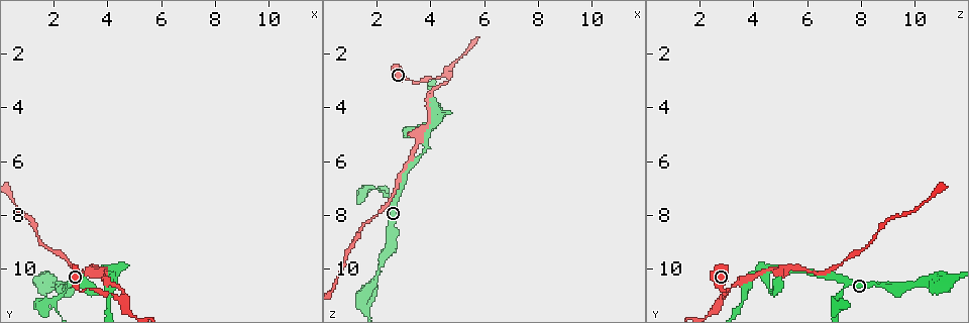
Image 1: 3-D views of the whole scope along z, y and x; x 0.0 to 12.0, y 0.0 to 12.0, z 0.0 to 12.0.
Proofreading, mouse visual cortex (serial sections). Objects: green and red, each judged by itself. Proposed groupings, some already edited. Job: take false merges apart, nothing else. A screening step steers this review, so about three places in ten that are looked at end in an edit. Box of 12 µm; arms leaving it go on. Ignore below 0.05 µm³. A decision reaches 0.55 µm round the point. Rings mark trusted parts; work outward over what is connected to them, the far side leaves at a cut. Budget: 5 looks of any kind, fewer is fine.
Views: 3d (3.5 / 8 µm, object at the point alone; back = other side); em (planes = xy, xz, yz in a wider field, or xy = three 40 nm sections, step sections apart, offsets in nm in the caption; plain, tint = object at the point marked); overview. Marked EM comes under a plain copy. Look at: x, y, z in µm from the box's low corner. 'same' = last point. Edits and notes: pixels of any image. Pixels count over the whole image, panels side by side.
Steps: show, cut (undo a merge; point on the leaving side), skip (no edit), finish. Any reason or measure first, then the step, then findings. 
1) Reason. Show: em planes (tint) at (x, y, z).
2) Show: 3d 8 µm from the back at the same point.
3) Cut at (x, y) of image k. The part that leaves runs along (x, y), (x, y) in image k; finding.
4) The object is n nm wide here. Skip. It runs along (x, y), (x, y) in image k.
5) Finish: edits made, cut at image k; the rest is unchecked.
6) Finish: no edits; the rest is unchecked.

Three arms meet. Show: 3d 8 µm at (4.4, 11.0, 2.9).

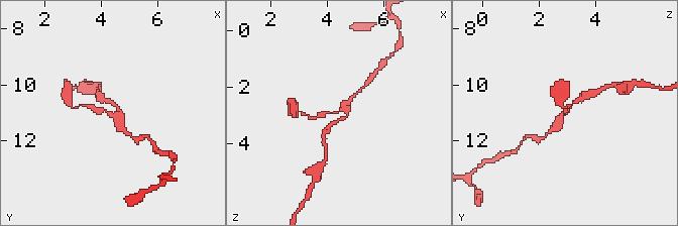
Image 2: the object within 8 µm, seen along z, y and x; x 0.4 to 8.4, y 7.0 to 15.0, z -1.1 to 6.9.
3 arms meet here; the arms are 150, 150, 200 nm wide. Show: em xy step 5 (tint) at (4.4, 11.0, 2.8).

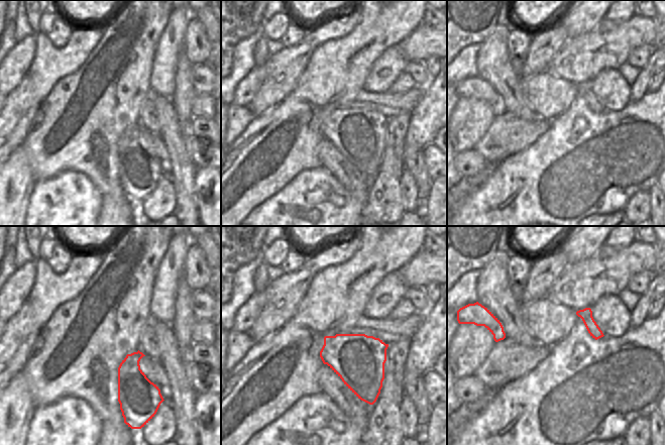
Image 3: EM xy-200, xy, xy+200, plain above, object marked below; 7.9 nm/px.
Skip. Continuous, no second cell.

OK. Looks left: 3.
Show: 3d 3.5 µm at (4.2, 10.1, 4.5).

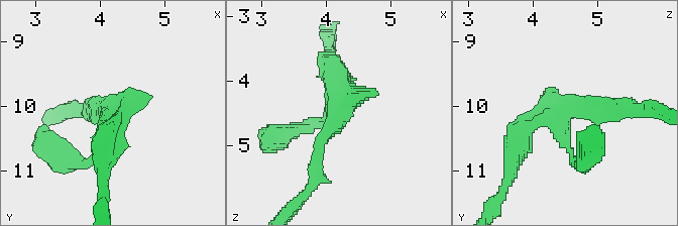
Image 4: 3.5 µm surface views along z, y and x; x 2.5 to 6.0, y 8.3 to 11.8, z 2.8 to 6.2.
Now the EM. Show: em xy step 3 (tint) at (4.15, 10.15, 4.45).

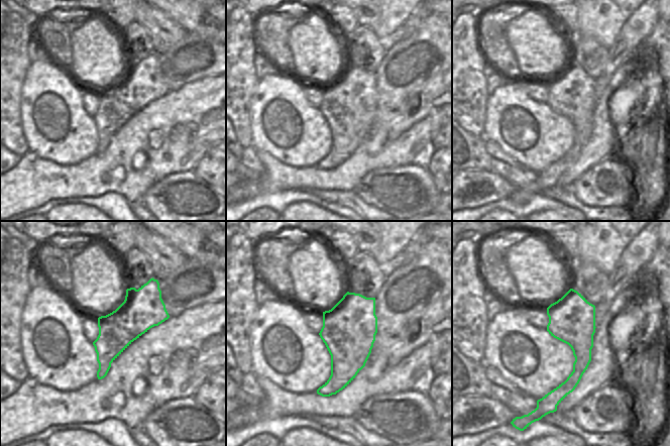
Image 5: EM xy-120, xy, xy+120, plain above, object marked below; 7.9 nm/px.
Skip. One cell here.

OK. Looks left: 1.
Finish: no edits; the rest is unchecked.

